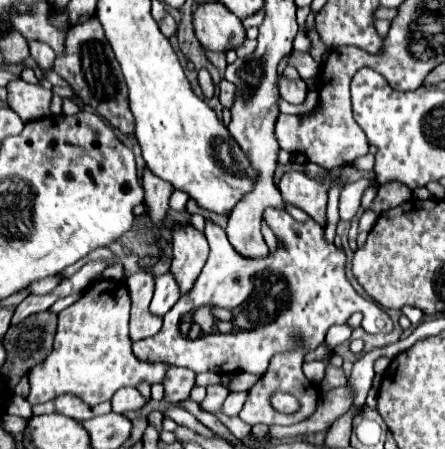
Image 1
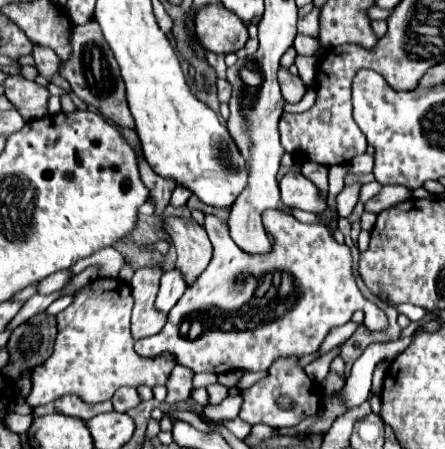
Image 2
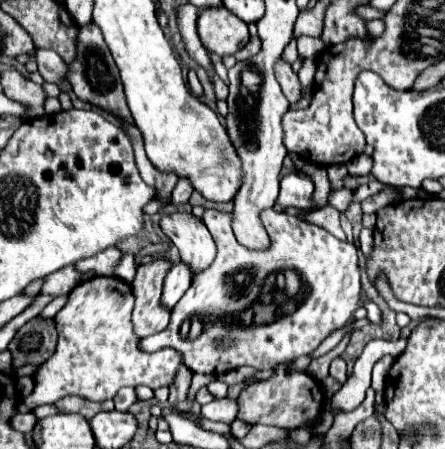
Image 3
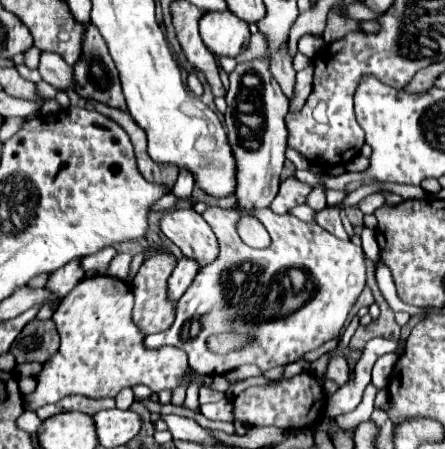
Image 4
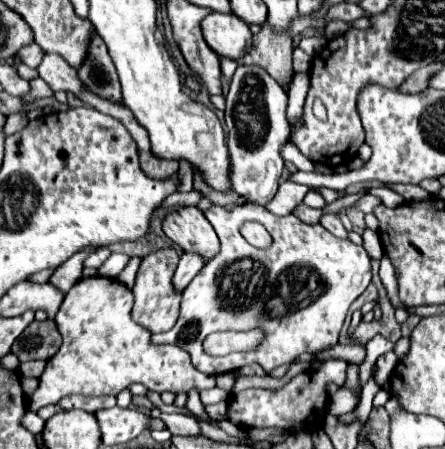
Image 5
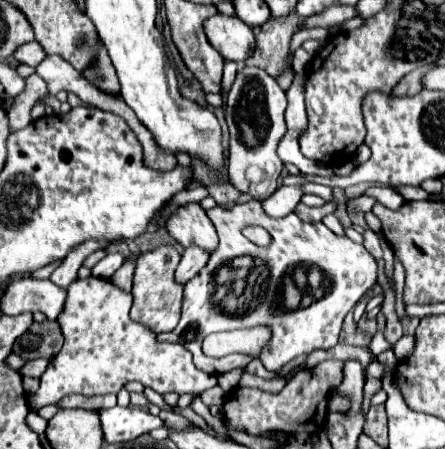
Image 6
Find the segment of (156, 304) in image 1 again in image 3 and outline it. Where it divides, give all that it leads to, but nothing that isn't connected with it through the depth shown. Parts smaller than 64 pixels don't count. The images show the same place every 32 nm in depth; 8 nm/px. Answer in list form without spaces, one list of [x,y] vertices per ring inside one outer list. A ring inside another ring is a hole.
[[[174,264],[172,270],[168,272],[166,280],[164,280],[164,302],[170,306],[174,306],[182,294],[188,290],[188,286],[192,284],[192,268],[188,264]]]

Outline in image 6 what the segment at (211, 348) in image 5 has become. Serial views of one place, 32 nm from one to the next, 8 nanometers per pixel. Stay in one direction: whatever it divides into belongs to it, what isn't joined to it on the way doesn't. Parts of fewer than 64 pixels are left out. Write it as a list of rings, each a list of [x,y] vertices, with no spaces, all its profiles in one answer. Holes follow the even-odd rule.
[[[256,326],[250,330],[210,334],[204,338],[202,350],[208,356],[228,356],[232,352],[240,352],[240,354],[248,354],[252,358],[258,358],[268,342],[270,342],[270,328]]]

